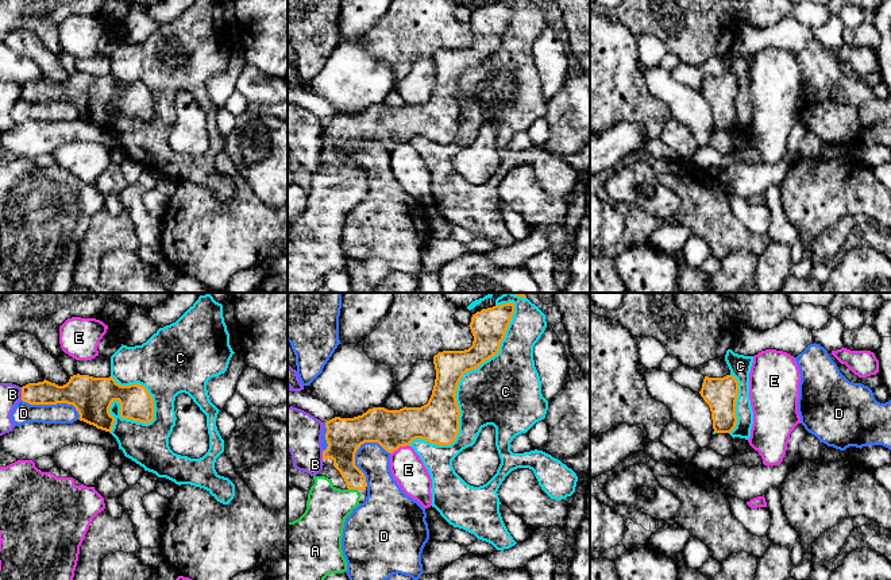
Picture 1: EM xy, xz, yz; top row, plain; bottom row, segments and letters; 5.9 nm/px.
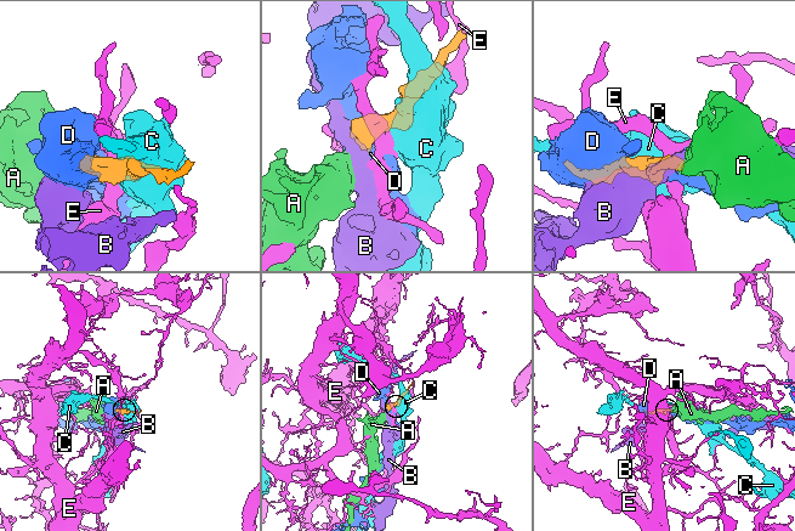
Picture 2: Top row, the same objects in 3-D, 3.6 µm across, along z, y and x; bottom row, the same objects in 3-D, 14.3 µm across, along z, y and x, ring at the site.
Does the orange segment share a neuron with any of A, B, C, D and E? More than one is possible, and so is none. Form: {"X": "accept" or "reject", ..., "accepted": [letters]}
{"A": "accept", "B": "reject", "C": "reject", "D": "reject", "E": "reject", "accepted": ["A"]}

